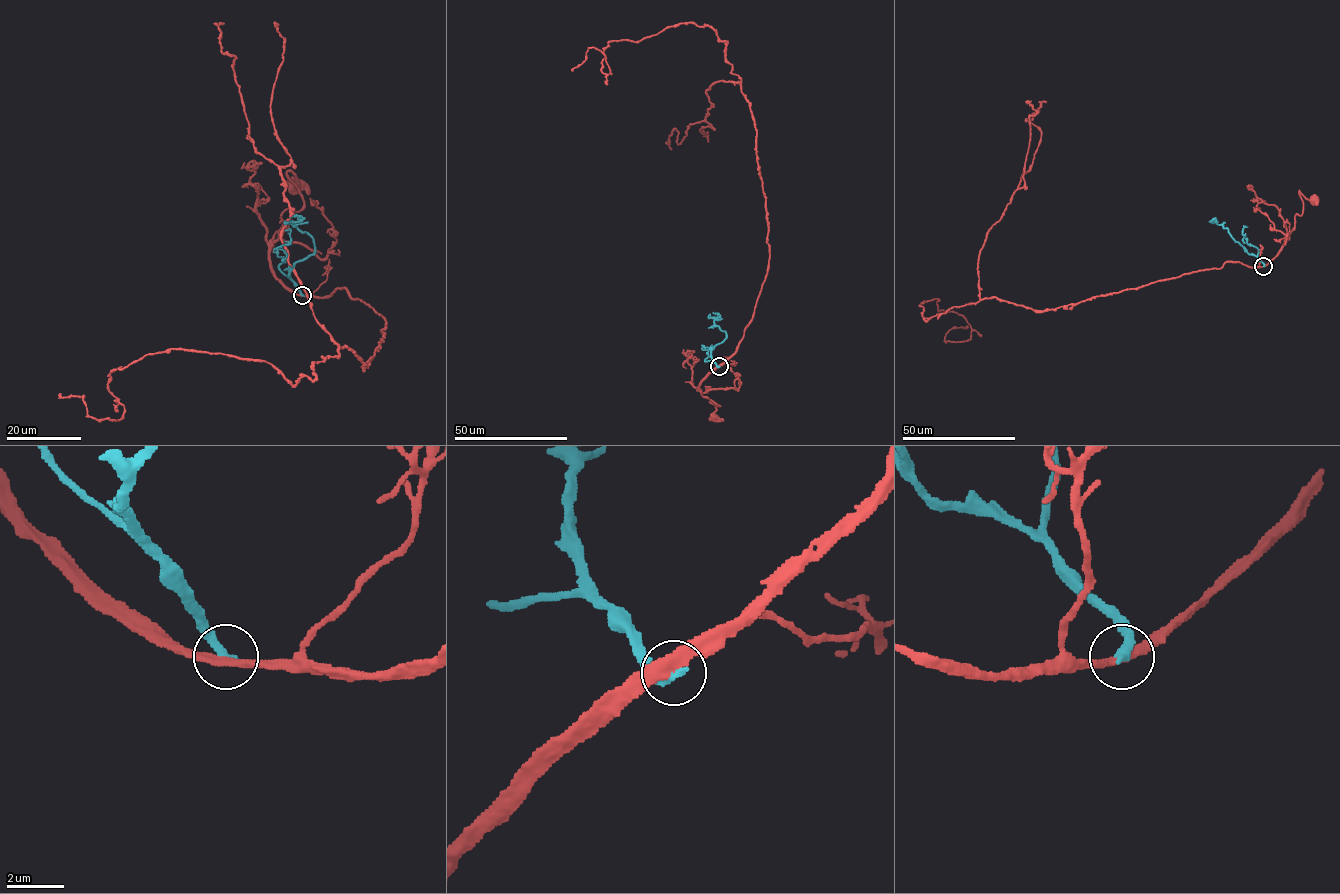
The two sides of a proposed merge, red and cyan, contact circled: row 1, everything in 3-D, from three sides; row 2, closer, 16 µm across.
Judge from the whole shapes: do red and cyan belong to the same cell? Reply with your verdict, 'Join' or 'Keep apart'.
Keep apart

